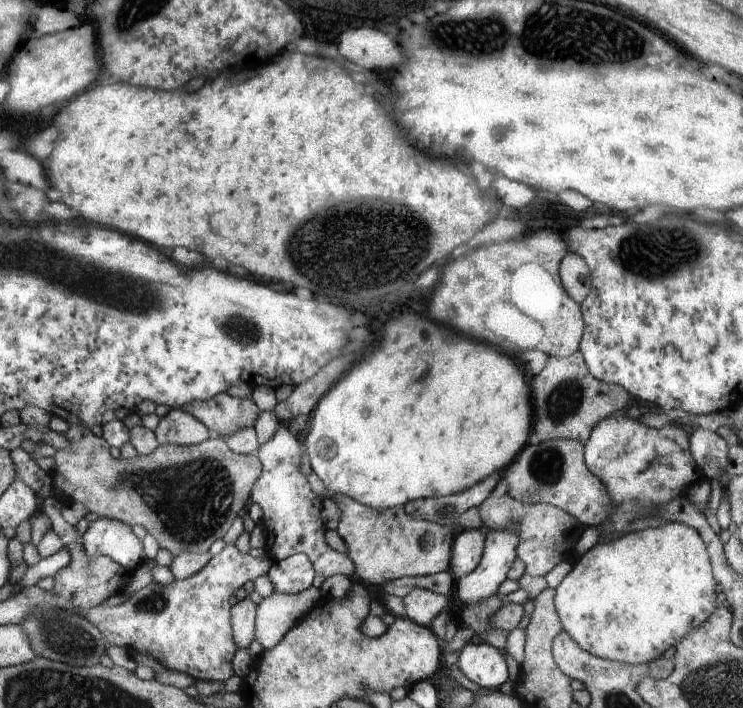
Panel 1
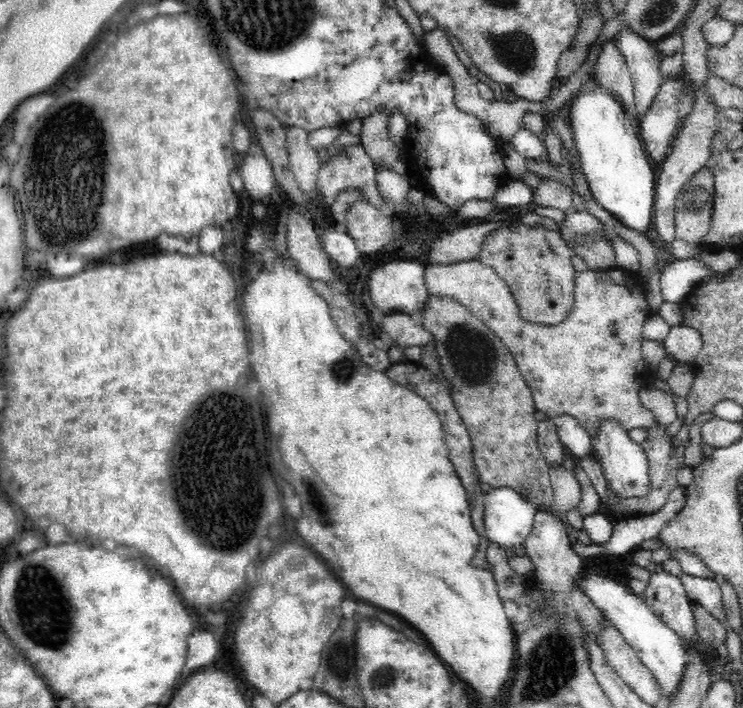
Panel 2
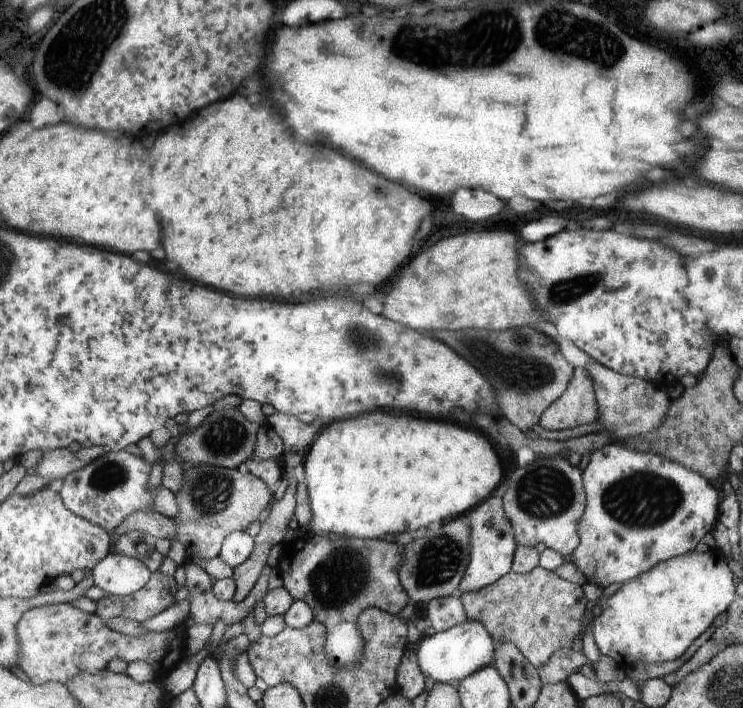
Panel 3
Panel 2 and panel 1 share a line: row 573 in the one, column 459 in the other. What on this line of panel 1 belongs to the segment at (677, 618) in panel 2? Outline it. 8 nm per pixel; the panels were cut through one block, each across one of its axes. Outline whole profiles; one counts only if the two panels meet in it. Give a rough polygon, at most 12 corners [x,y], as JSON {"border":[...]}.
{"border":[[467,644],[461,674],[479,688],[509,680],[507,656],[493,644]]}

